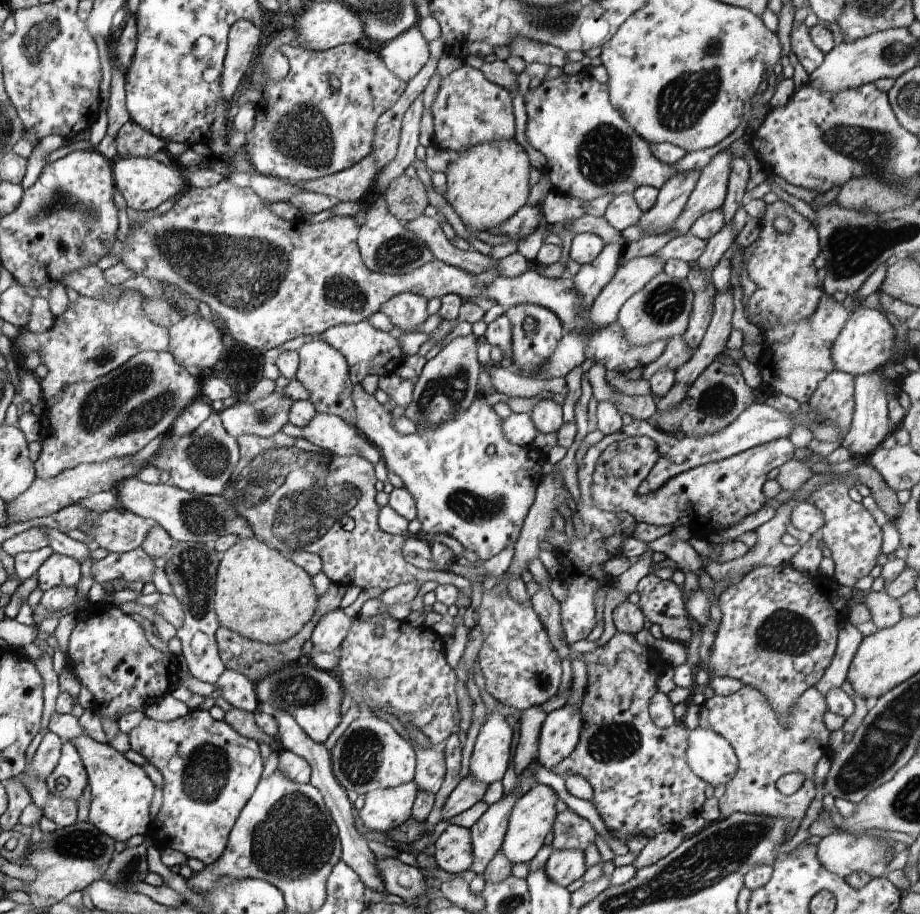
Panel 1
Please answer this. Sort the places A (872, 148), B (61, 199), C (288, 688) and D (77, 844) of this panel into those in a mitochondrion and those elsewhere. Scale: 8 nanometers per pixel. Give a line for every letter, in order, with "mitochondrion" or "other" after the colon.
A: mitochondrion
B: mitochondrion
C: mitochondrion
D: mitochondrion

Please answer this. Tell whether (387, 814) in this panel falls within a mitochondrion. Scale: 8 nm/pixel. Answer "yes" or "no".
no

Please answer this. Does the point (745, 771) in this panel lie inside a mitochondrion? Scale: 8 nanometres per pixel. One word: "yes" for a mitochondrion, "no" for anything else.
no

